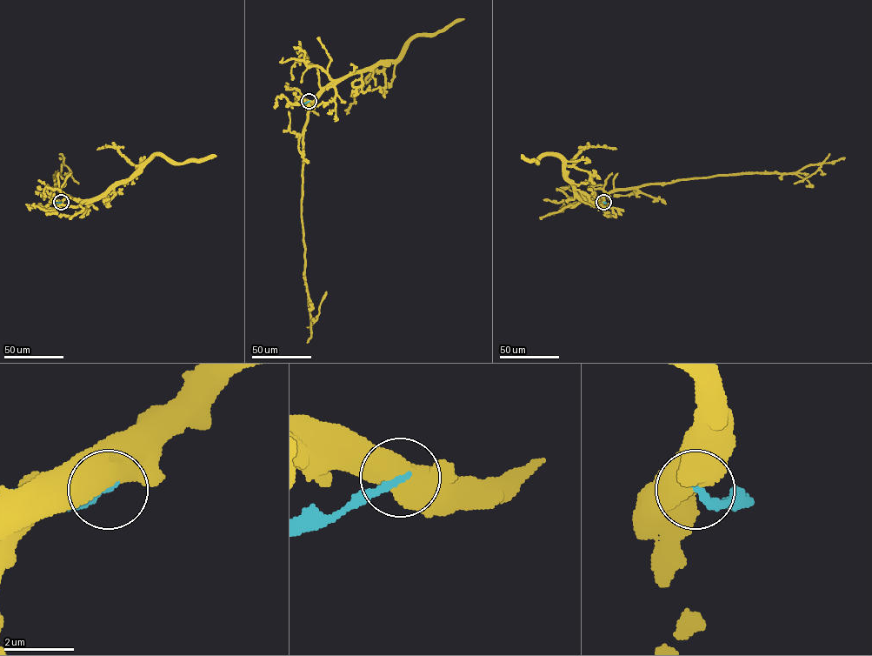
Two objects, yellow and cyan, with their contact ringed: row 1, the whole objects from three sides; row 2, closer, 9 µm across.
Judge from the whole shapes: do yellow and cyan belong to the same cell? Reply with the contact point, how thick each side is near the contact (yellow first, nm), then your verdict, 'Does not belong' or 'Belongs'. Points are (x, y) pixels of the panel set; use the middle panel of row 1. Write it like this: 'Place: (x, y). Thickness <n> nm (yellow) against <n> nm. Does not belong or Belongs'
Place: (309, 101). Thickness 900 nm (yellow) against 180 nm. Does not belong

